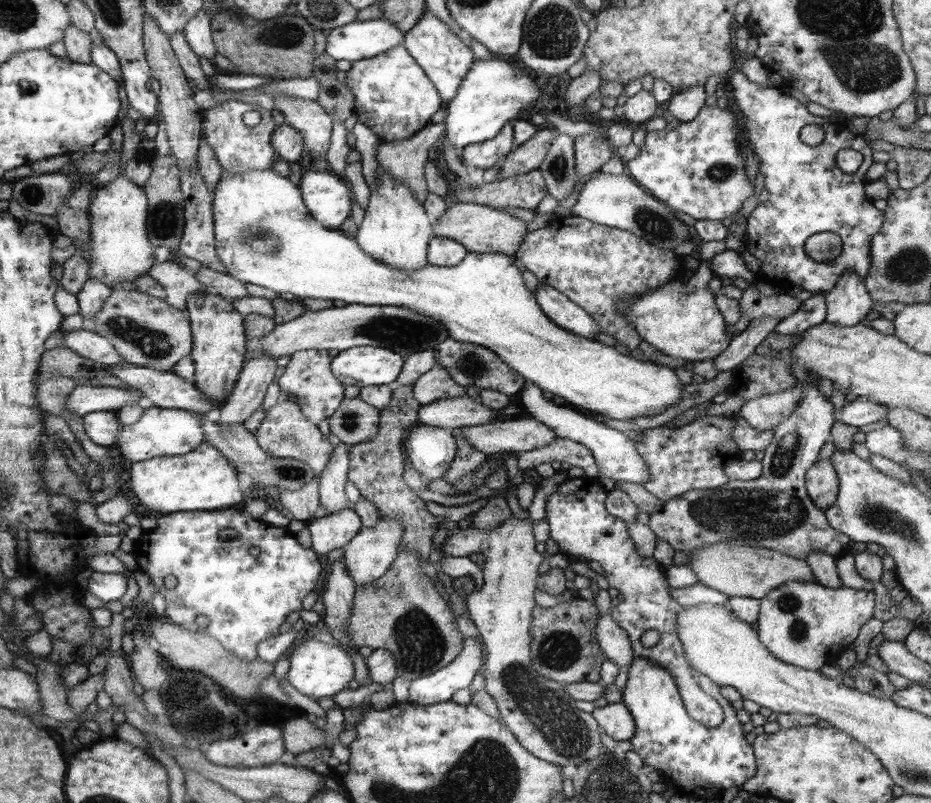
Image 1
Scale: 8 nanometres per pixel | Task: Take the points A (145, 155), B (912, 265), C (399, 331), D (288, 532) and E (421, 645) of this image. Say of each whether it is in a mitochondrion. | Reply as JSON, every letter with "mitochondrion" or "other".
{"A":"other","B":"mitochondrion","C":"mitochondrion","D":"other","E":"mitochondrion"}

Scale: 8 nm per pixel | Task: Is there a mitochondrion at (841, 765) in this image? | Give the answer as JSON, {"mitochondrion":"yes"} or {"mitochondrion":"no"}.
{"mitochondrion":"no"}

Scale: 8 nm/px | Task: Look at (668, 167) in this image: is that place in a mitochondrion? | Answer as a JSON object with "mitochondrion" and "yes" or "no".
{"mitochondrion":"no"}

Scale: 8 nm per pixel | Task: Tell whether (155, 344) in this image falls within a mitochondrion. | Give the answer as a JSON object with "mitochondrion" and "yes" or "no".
{"mitochondrion":"yes"}

